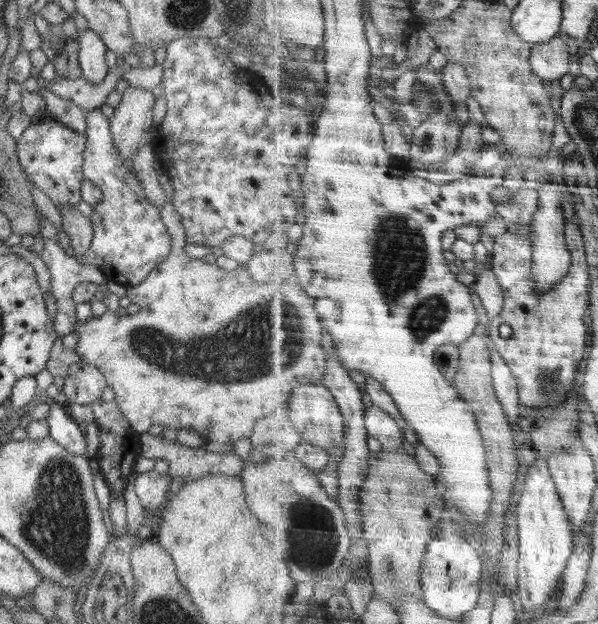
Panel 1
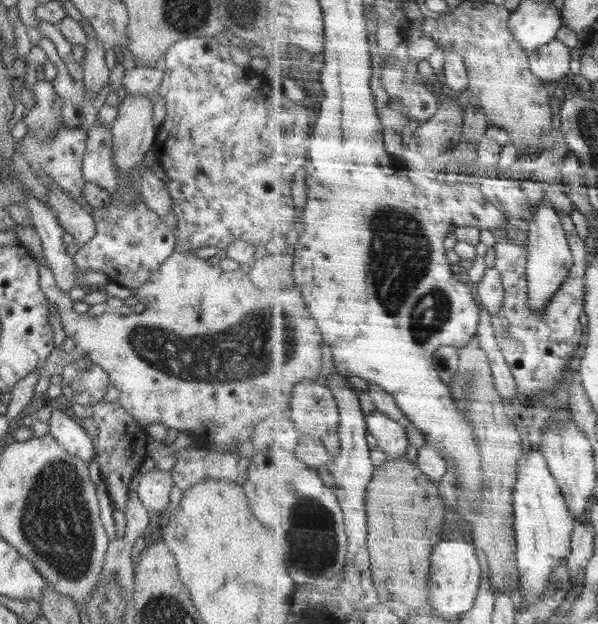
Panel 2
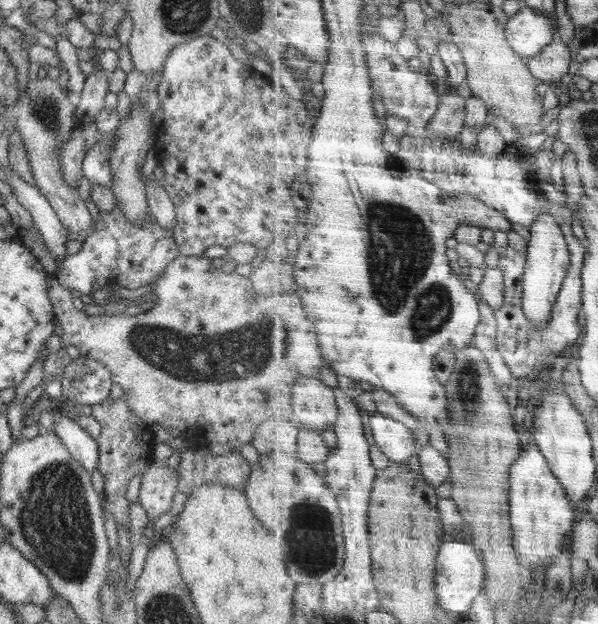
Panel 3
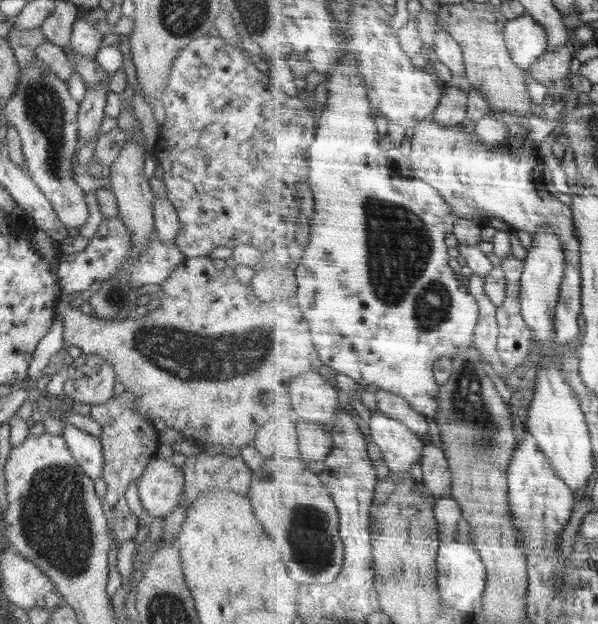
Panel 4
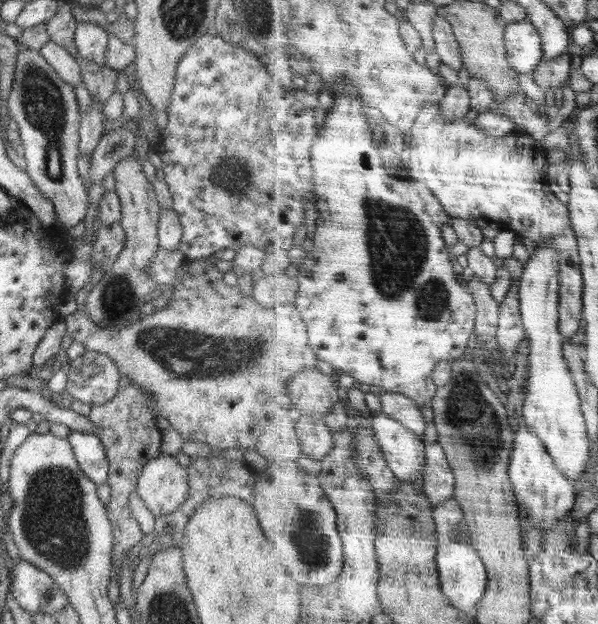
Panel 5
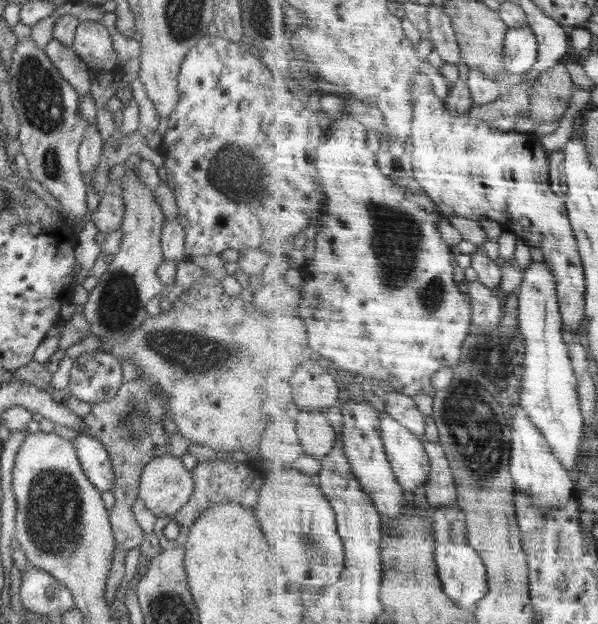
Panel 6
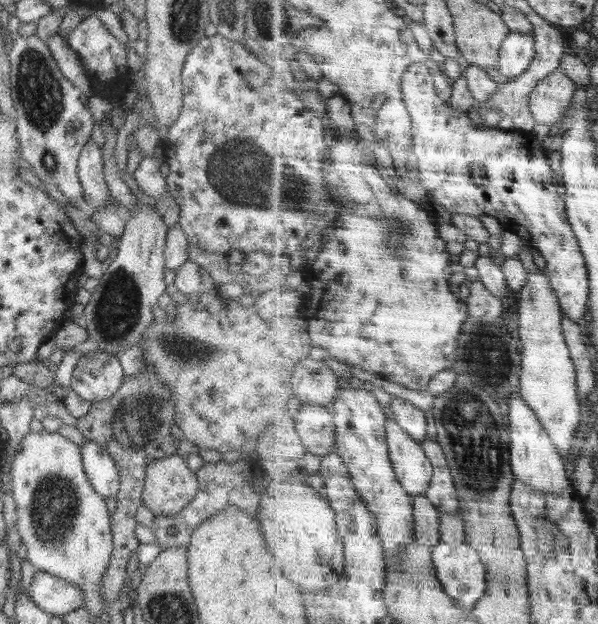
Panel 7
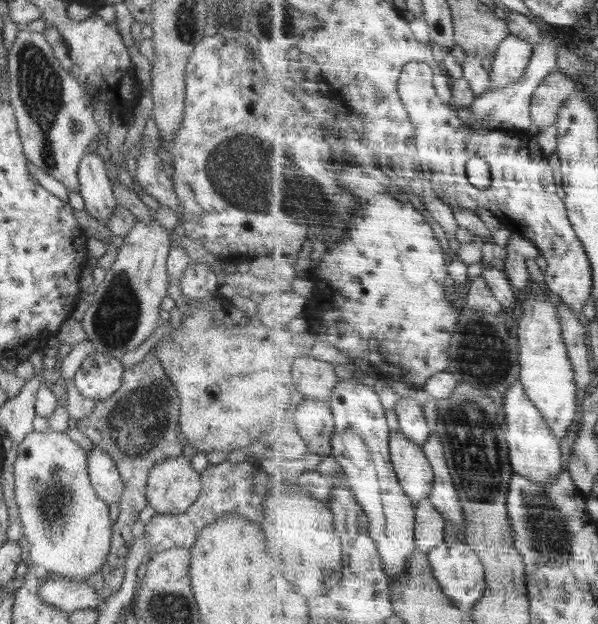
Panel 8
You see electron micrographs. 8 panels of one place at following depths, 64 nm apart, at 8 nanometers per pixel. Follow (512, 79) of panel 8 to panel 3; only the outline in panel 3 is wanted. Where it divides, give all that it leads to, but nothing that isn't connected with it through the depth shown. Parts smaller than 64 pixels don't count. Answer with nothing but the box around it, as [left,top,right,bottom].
[507,4,557,63]

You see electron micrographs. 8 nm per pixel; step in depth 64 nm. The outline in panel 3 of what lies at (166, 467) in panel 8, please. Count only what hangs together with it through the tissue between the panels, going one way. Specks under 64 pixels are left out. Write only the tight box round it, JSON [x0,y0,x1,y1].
[139,460,177,519]

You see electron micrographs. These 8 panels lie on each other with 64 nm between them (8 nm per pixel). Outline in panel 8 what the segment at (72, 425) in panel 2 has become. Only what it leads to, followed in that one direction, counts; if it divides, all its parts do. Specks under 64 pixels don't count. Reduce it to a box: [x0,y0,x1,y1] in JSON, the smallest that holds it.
[87,446,123,504]

